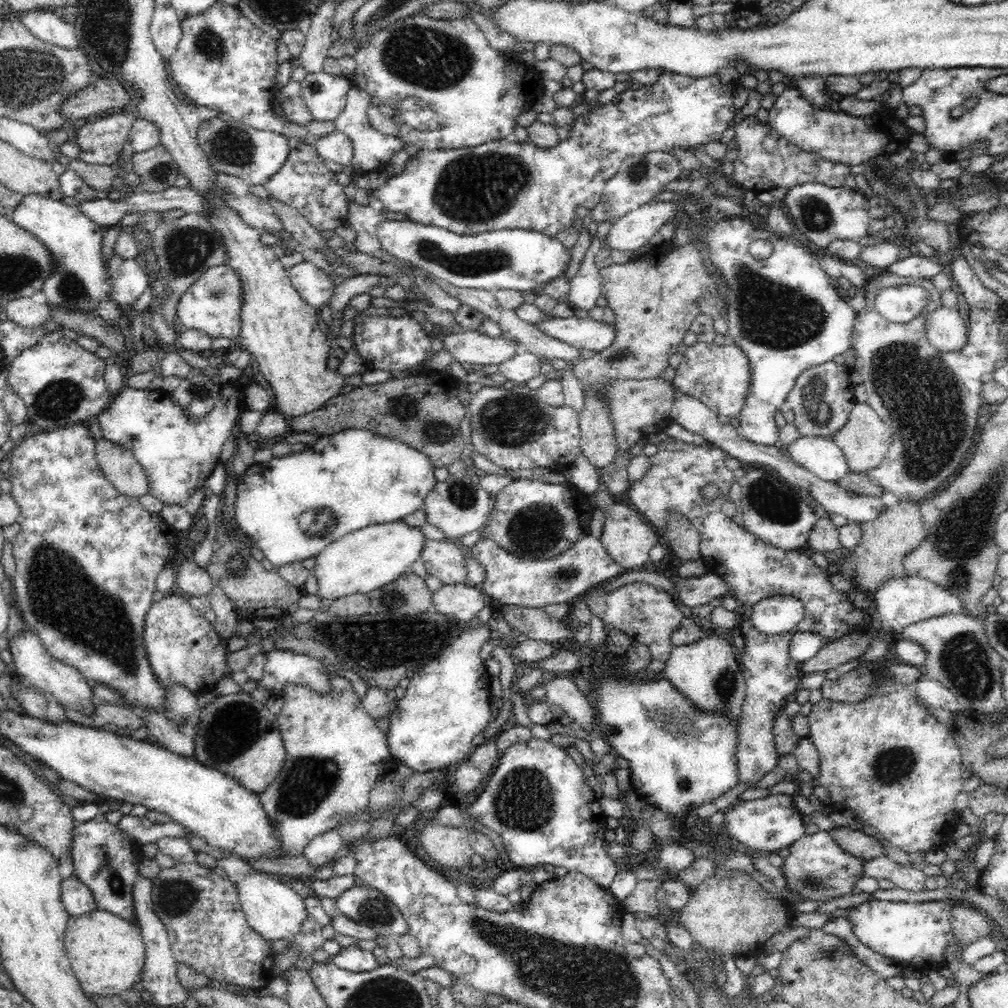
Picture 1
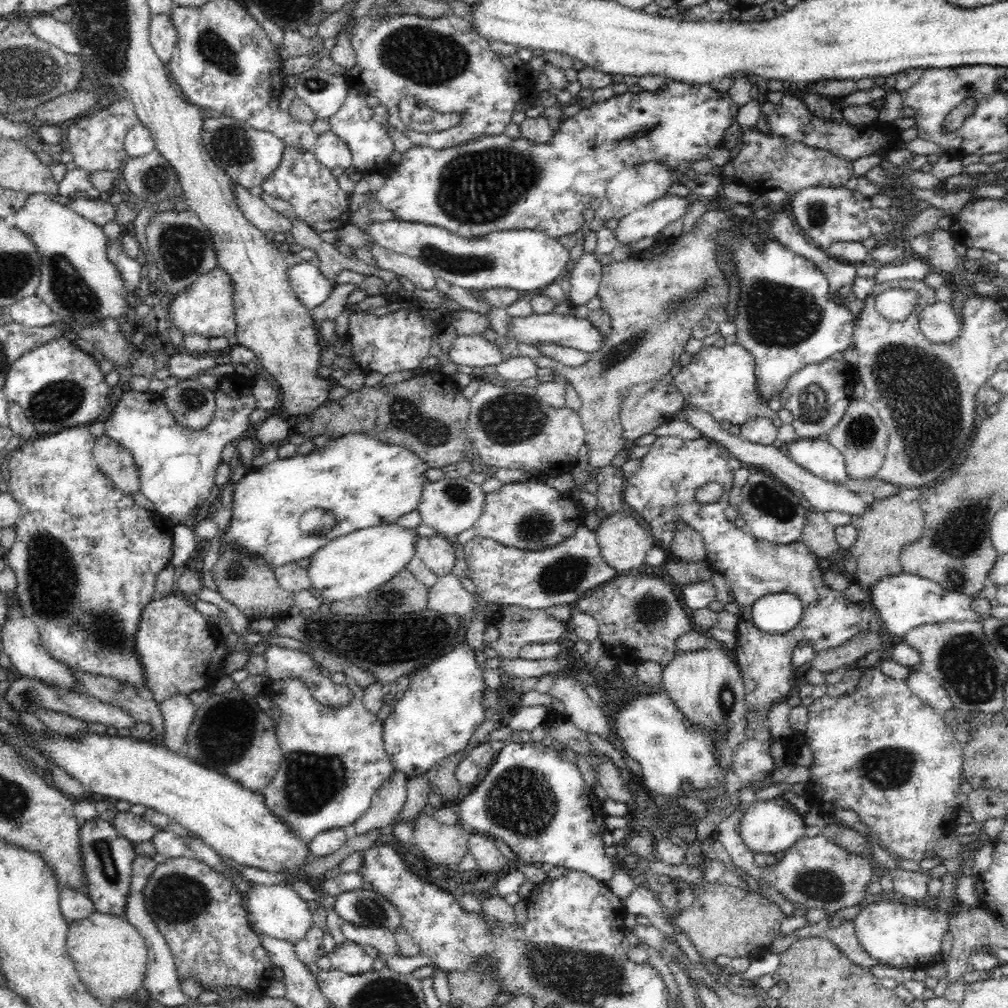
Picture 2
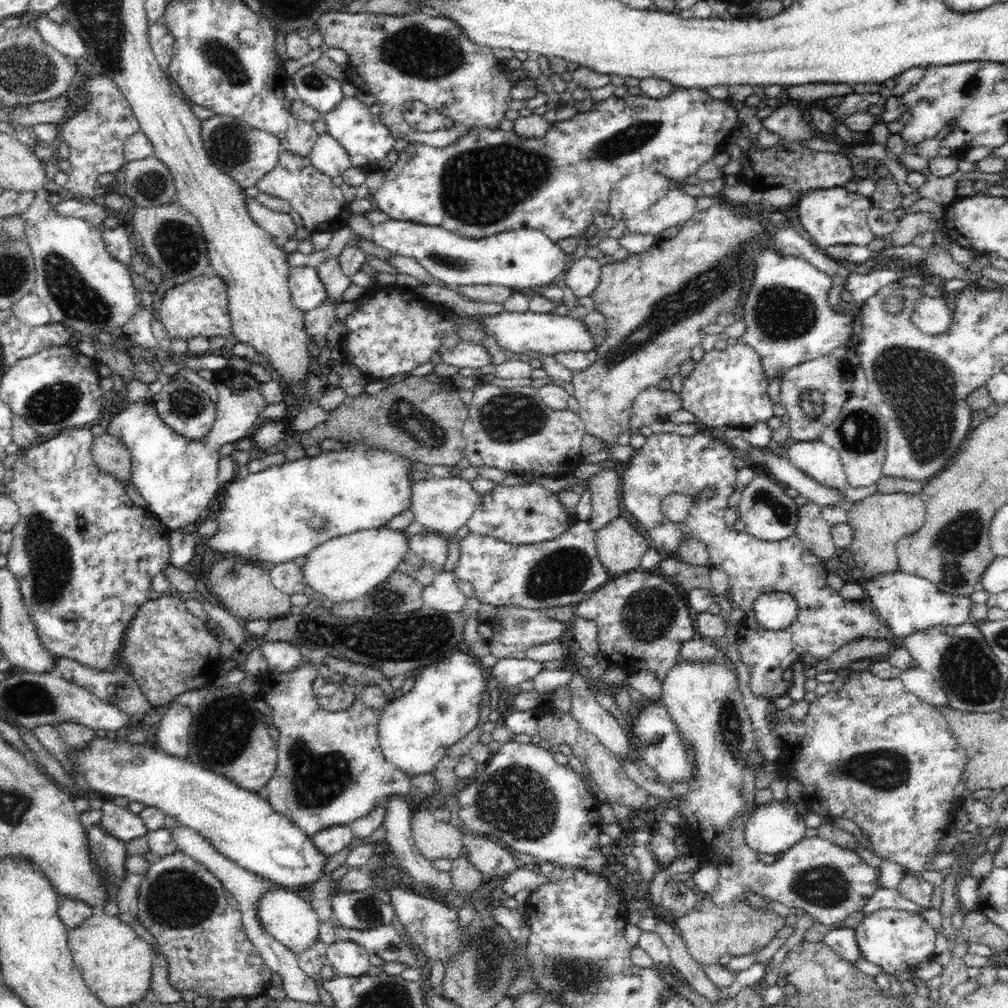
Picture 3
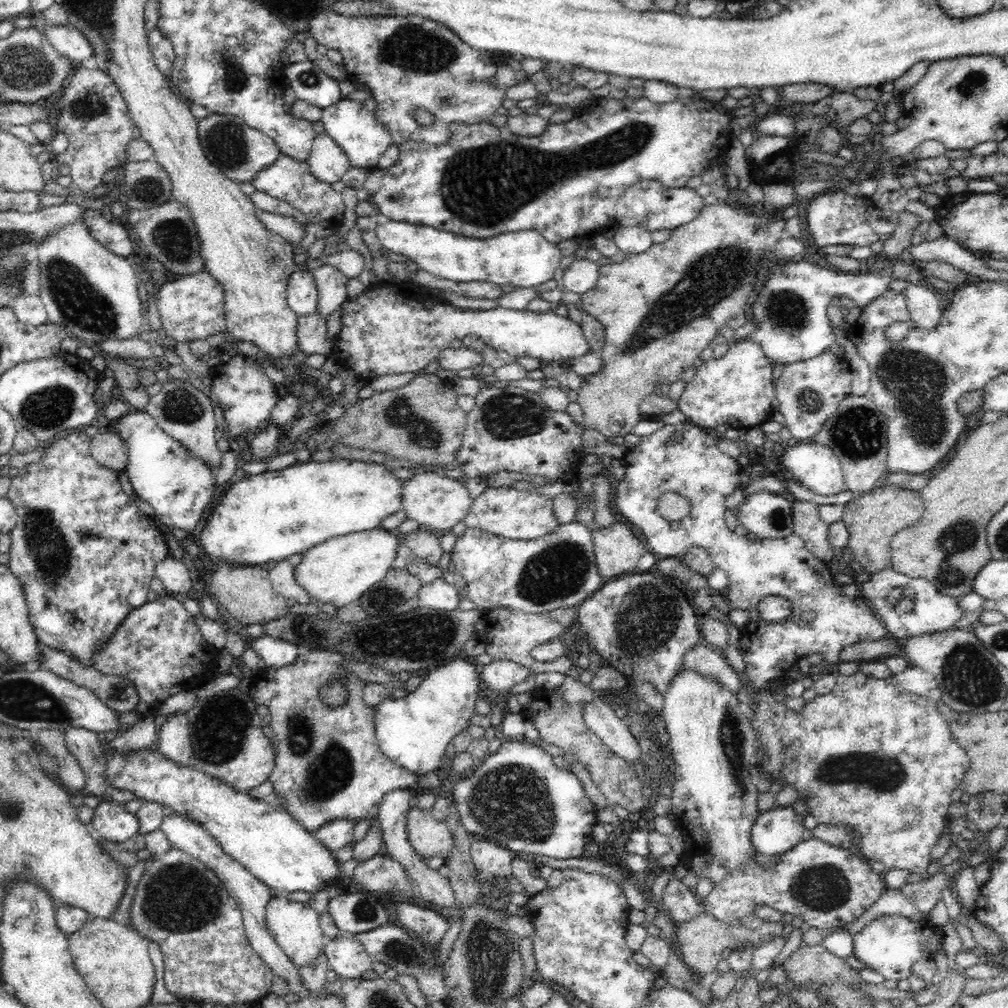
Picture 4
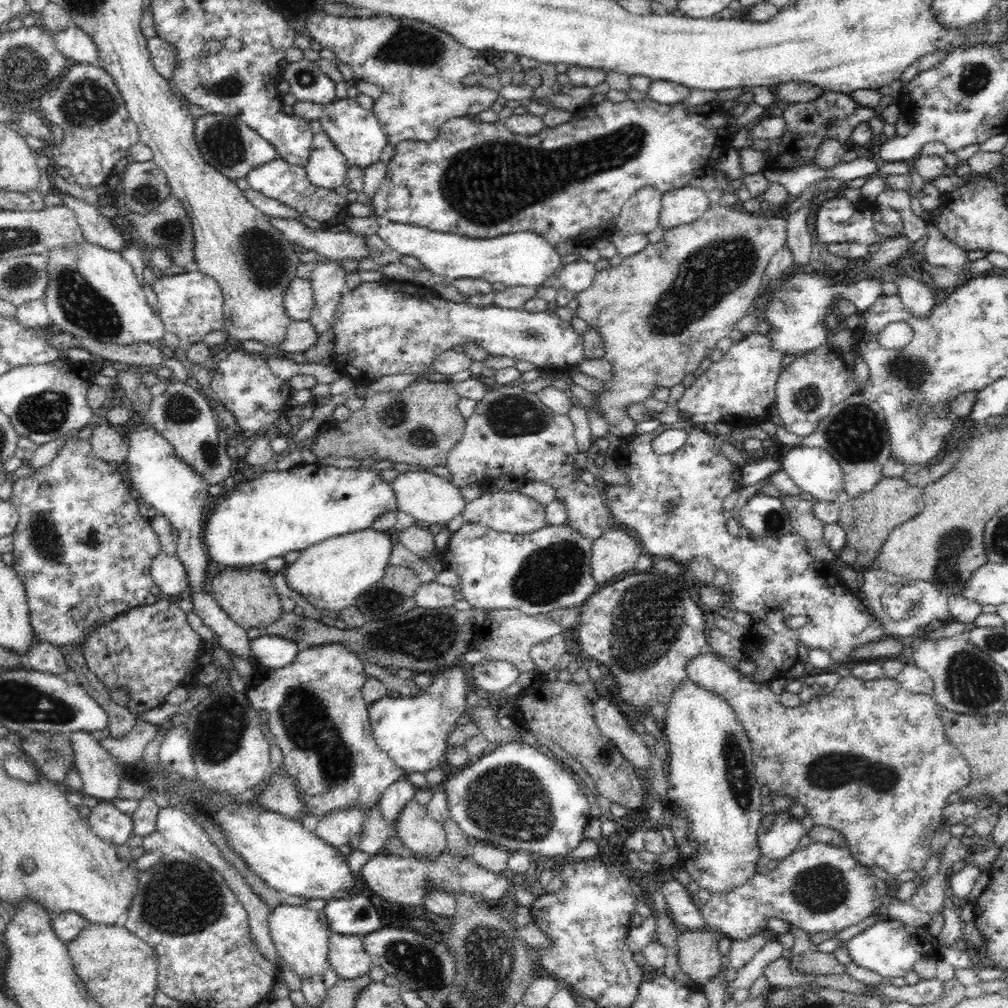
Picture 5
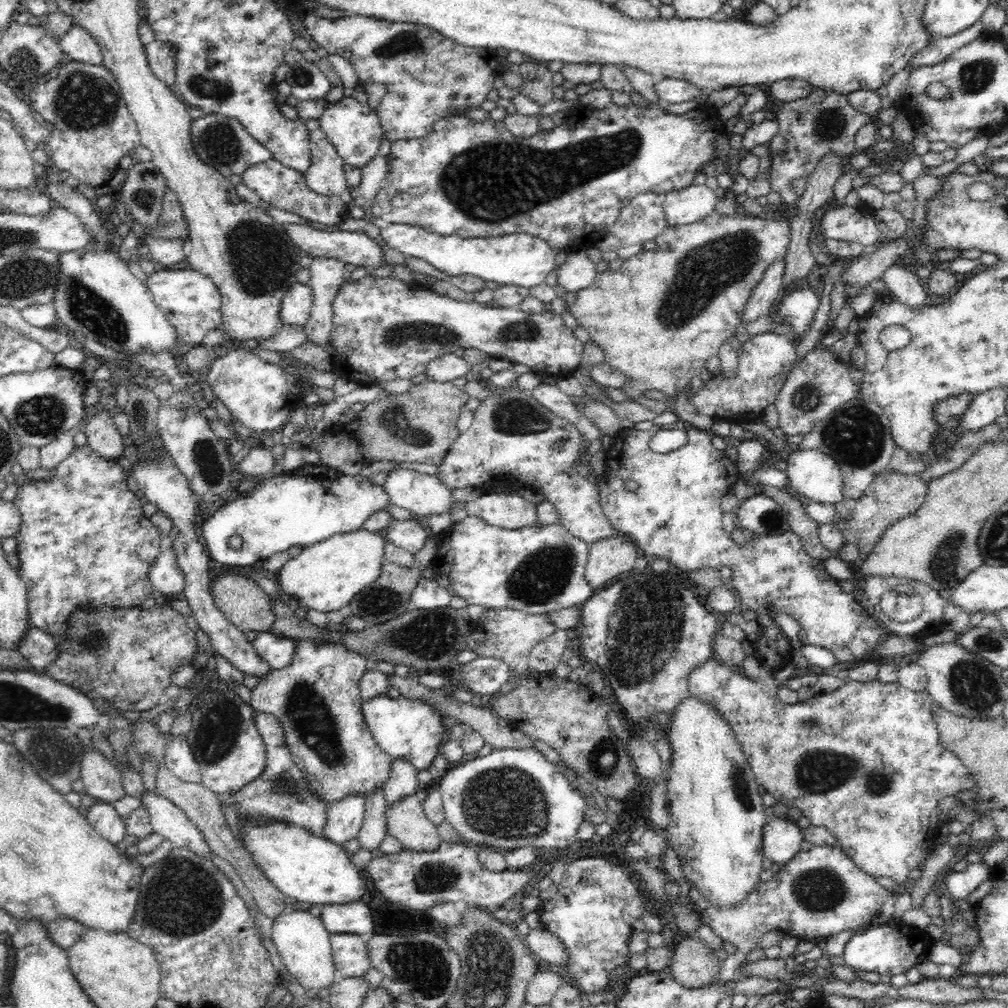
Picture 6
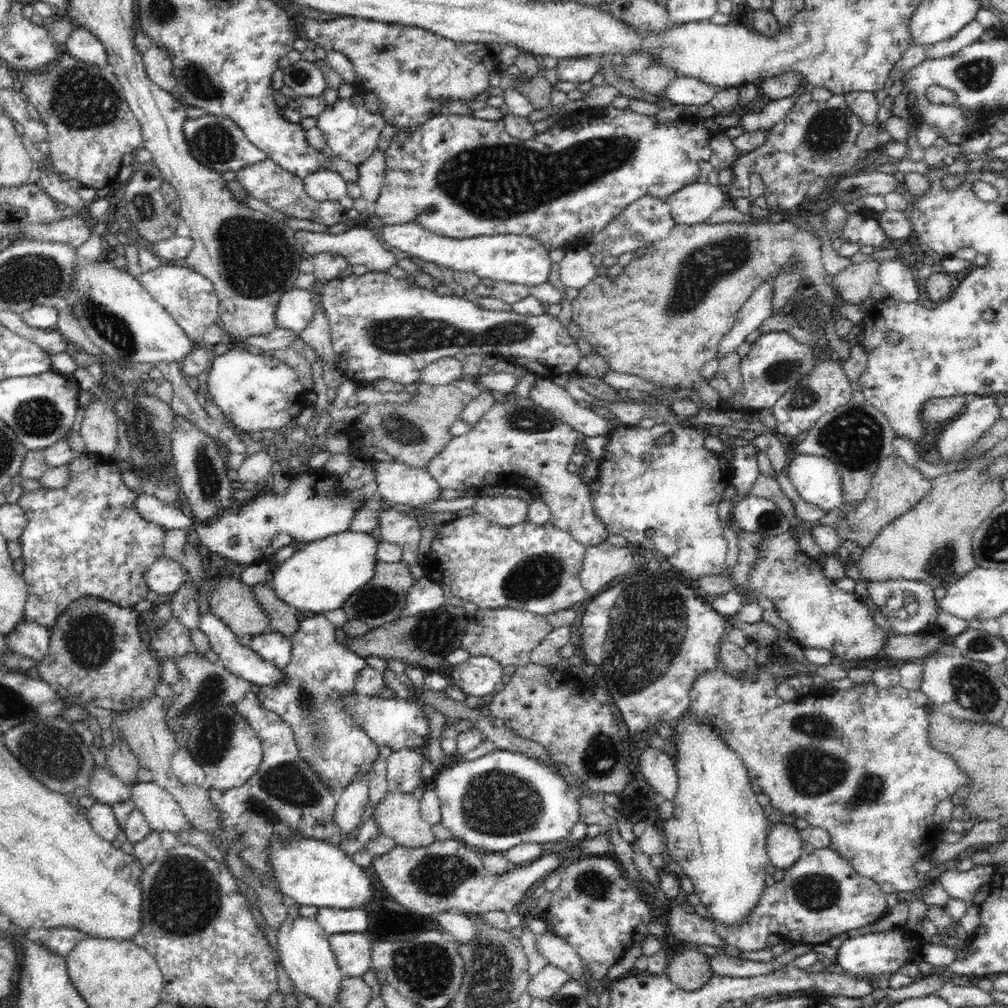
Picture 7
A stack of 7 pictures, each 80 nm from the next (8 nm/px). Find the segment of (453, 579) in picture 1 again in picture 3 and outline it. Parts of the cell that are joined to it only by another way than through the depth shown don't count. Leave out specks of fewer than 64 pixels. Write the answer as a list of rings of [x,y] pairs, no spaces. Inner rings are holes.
[[[426,532],[409,536],[409,549],[428,565],[444,571],[448,554],[448,542],[436,532]]]

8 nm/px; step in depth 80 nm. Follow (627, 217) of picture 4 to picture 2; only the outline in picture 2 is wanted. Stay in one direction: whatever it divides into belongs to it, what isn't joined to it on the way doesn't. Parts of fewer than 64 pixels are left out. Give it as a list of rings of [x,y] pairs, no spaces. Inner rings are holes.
[[[657,160],[634,164],[626,170],[622,170],[608,183],[605,199],[600,204],[600,208],[596,208],[595,217],[586,230],[598,232],[607,220],[611,218],[620,220],[628,213],[644,208],[645,205],[666,195],[672,184],[683,182],[683,180],[684,177],[679,172],[674,172],[667,164],[660,164]]]

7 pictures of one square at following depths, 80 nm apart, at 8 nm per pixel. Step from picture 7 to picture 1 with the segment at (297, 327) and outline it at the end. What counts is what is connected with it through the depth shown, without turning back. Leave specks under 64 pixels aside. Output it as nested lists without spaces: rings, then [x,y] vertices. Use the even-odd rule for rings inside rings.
[[[303,261],[288,269],[292,286],[300,293],[302,300],[312,308],[320,308],[334,294],[333,277],[326,274],[311,261]]]

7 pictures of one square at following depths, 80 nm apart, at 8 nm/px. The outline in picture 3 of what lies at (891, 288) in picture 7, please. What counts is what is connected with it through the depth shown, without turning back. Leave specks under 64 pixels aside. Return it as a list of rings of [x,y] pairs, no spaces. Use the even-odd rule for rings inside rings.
[[[923,295],[918,298],[913,312],[912,324],[928,336],[940,336],[951,327],[952,310],[942,297]]]

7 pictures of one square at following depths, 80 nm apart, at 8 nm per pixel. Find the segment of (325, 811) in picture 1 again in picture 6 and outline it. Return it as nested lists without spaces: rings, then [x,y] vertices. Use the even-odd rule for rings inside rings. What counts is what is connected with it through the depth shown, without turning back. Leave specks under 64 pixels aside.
[[[300,639],[296,643],[295,655],[290,664],[280,670],[271,669],[252,688],[250,705],[256,711],[276,716],[289,758],[296,767],[300,767],[300,771],[304,771],[308,787],[312,787],[313,794],[325,806],[338,803],[352,794],[368,796],[390,779],[391,762],[394,758],[378,746],[363,717],[364,700],[360,694],[359,682],[367,671],[366,659],[348,650],[343,644],[316,639]]]

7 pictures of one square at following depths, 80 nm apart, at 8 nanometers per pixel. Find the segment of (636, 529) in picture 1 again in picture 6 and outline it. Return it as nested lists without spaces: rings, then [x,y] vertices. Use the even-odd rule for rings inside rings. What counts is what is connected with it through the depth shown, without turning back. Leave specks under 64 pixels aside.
[[[626,535],[618,536],[618,538],[605,537],[604,540],[598,540],[592,543],[589,548],[586,566],[588,584],[591,584],[594,592],[598,592],[598,590],[606,588],[619,577],[624,577],[627,574],[635,572],[634,562],[636,562],[640,554],[641,551],[635,545],[635,541],[632,540],[630,542],[626,538]]]

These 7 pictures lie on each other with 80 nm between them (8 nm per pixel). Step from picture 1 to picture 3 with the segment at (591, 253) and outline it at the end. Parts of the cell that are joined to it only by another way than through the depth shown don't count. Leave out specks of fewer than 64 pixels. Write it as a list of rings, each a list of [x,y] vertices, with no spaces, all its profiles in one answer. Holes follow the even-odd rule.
[[[577,255],[572,266],[564,273],[565,282],[576,298],[590,296],[596,290],[600,282],[601,268],[596,259]]]

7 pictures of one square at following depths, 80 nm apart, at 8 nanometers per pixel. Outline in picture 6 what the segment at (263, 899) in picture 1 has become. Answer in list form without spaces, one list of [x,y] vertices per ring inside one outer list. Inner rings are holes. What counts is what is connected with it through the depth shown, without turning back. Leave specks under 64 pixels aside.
[[[297,907],[289,908],[285,912],[278,913],[273,918],[272,939],[278,953],[284,961],[284,966],[288,972],[298,980],[300,986],[307,990],[320,990],[320,988],[328,988],[339,980],[336,966],[332,957],[331,942],[329,941],[329,932],[323,925],[320,917],[316,917],[309,913],[308,909],[299,909]]]

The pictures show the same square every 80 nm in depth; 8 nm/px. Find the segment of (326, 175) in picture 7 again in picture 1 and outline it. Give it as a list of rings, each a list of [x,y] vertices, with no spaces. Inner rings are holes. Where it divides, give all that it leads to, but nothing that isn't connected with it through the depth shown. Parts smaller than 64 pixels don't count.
[[[339,130],[329,132],[326,136],[316,140],[314,148],[324,160],[329,160],[330,165],[348,166],[353,159],[354,146],[350,138]]]

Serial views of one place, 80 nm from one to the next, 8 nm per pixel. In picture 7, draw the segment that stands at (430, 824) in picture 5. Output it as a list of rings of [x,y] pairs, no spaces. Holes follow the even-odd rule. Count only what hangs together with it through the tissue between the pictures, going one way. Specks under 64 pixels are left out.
[[[388,791],[373,810],[373,814],[376,817],[376,821],[378,821],[378,827],[380,827],[382,835],[394,839],[397,846],[426,848],[434,844],[436,838],[432,831],[433,826],[428,821],[423,820],[419,808],[419,800],[414,798],[412,793]]]

